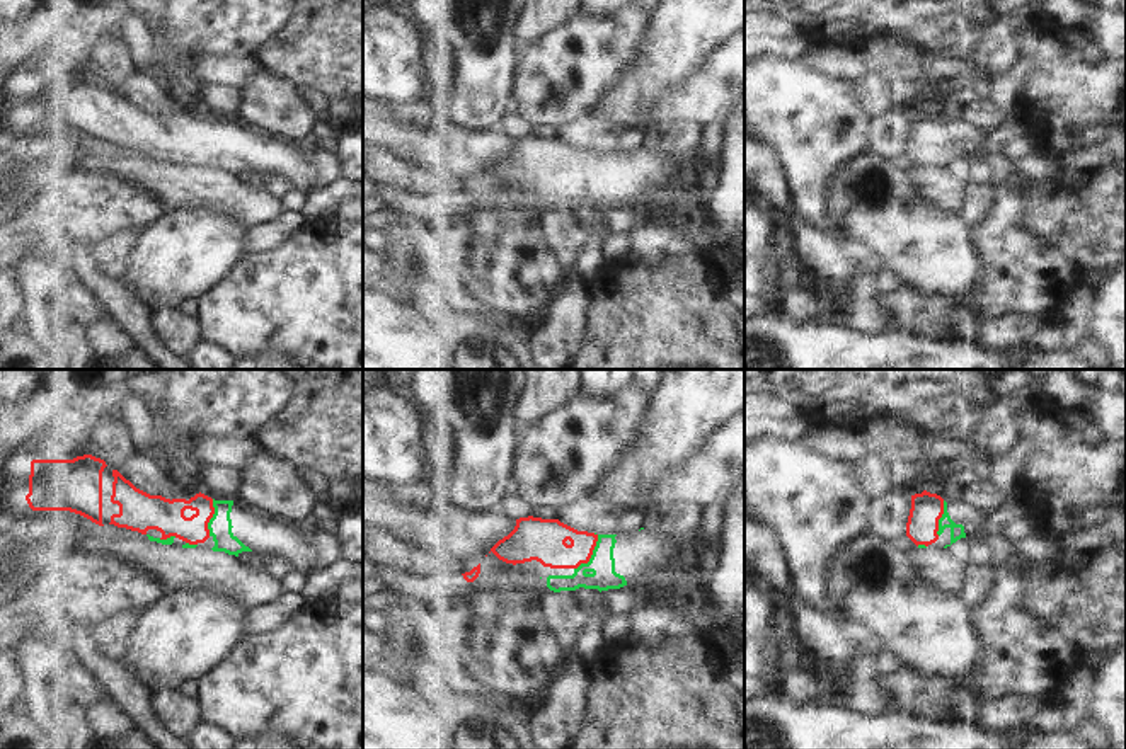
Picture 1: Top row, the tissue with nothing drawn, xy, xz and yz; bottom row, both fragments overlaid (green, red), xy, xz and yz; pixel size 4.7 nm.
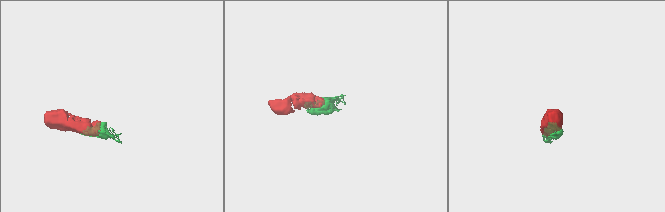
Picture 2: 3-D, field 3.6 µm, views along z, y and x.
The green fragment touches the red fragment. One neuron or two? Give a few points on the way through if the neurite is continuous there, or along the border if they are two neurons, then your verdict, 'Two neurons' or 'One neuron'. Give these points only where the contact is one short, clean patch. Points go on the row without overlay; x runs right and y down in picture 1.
Path across: xz (602, 182), (591, 174), (559, 174), (544, 159). One neuron.

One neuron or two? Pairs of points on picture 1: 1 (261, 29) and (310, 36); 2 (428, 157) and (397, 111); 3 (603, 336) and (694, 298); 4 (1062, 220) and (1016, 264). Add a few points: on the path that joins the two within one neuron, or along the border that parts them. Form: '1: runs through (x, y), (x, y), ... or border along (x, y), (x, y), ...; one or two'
1: border along (295, 17), (256, 55); two
2: border along (431, 123), (406, 147); two
3: runs through (626, 336), (656, 336), (672, 320); one
4: border along (1034, 196), (1034, 228), (1051, 239), (1074, 263); two

